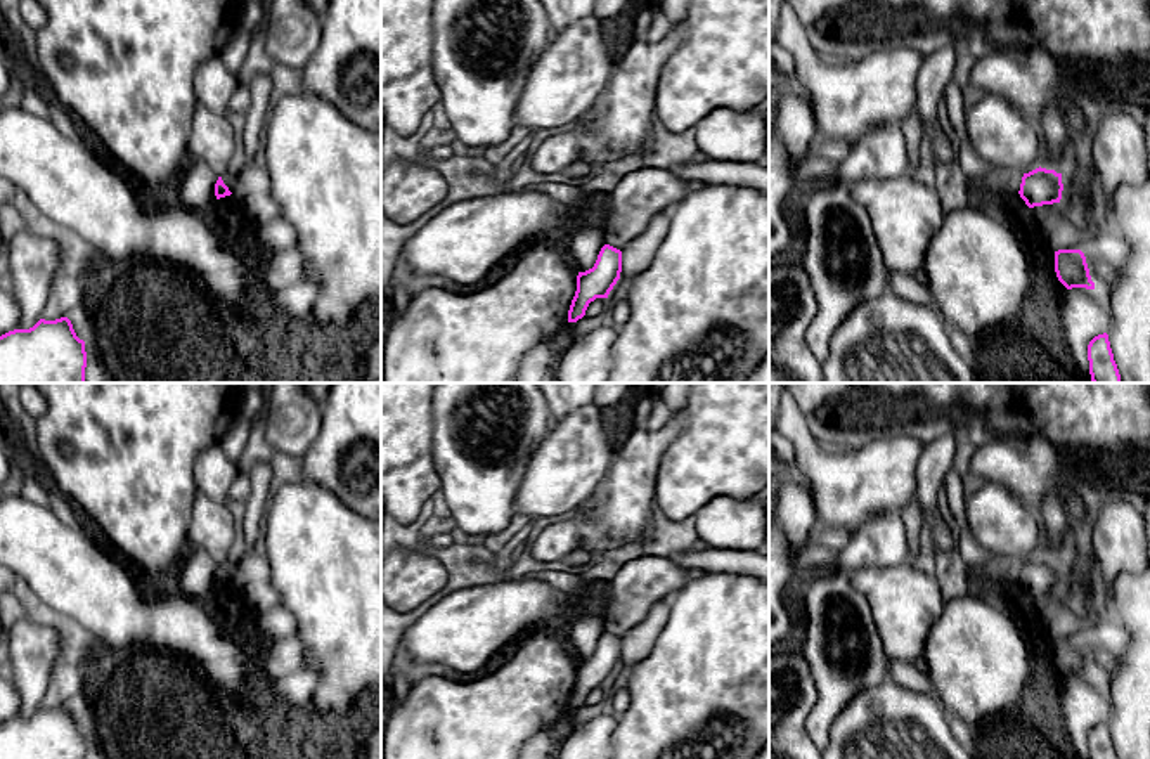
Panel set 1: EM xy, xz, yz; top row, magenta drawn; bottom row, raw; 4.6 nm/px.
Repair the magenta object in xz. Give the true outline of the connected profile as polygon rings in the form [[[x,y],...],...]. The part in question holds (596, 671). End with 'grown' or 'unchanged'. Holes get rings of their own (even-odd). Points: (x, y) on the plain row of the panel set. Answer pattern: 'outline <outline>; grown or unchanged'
outline [[[604,632],[592,657],[578,660],[577,679],[568,698],[568,710],[577,710],[585,704],[591,690],[608,686],[620,667],[622,639]]]; unchanged

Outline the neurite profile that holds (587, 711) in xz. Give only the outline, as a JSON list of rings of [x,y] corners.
[[[606,697],[599,704],[584,704],[575,710],[573,717],[577,724],[582,724],[603,714],[613,716],[613,705],[610,697]]]

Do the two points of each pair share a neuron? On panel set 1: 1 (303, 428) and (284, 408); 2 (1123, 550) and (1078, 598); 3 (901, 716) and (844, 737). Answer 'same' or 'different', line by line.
1: same
2: different
3: same

